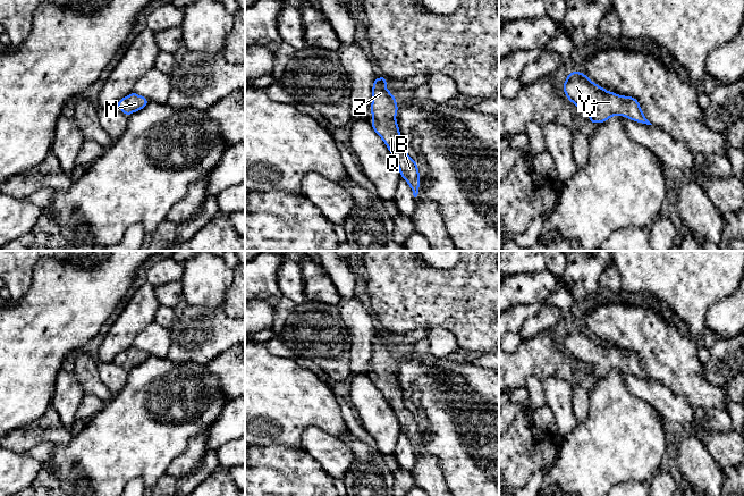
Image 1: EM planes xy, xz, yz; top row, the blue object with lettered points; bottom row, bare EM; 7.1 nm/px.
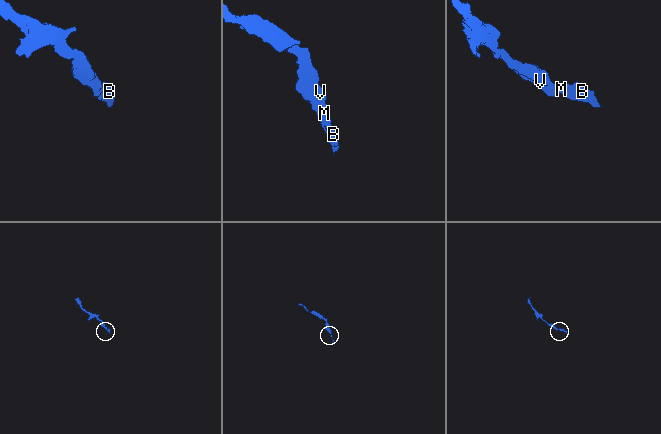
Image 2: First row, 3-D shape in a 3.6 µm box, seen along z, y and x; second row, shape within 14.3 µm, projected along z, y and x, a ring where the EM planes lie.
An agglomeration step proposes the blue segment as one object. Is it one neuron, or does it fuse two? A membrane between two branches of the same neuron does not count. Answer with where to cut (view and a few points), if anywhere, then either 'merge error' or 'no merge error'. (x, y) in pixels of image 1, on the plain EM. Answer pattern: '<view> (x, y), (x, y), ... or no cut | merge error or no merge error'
no cut | no merge error

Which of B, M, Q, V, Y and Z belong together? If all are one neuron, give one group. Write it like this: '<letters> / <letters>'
B M Q V Y Z

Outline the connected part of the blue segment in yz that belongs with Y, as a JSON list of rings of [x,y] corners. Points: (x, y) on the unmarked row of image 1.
[[[570,326],[563,339],[567,353],[583,368],[589,368],[590,377],[604,377],[611,370],[622,369],[631,375],[652,379],[643,369],[635,352],[620,351],[594,338],[585,328]]]

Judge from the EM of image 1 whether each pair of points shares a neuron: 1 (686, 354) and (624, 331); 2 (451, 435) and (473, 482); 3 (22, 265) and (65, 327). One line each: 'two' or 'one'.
1: one
2: one
3: two

